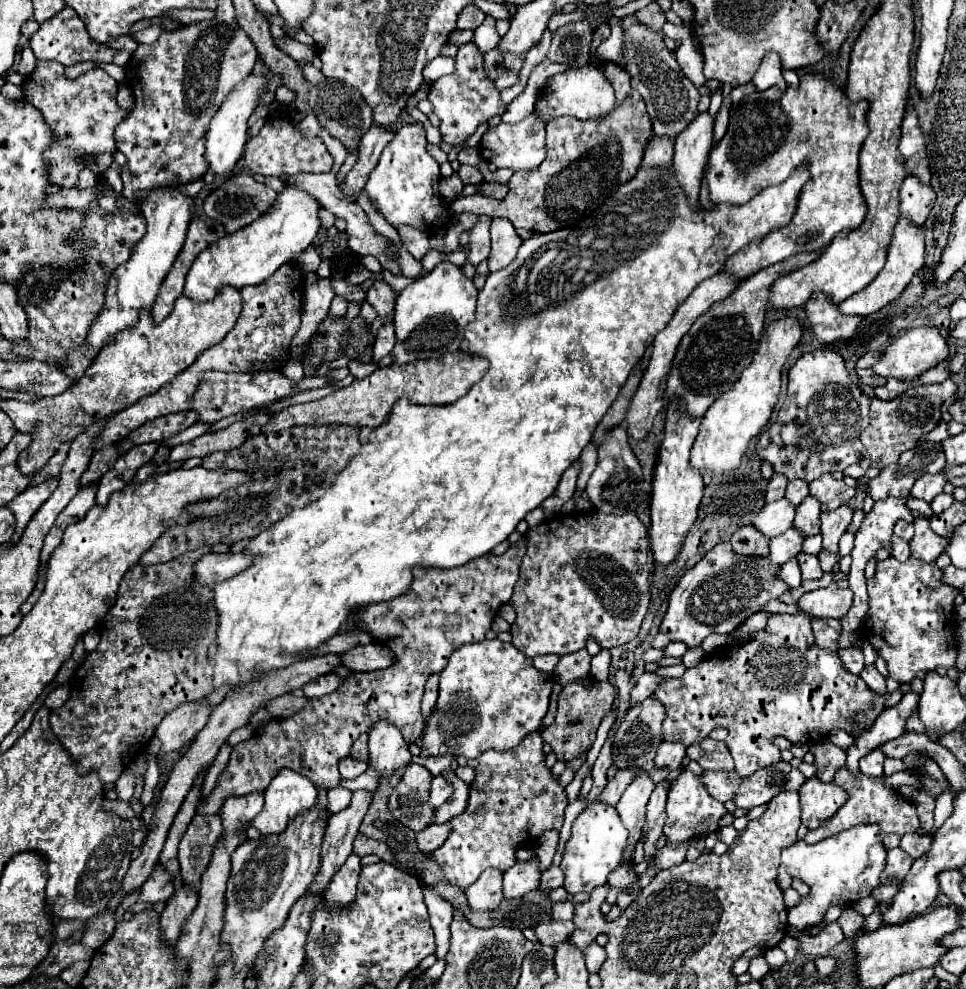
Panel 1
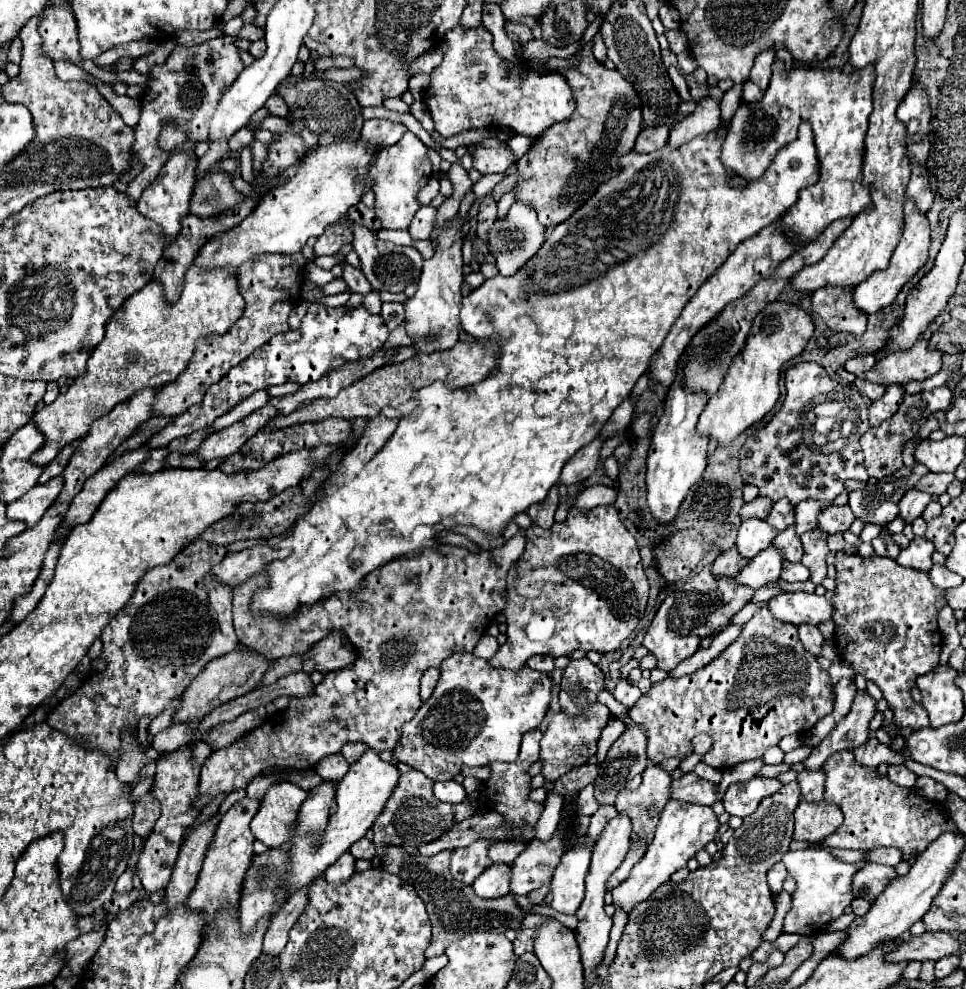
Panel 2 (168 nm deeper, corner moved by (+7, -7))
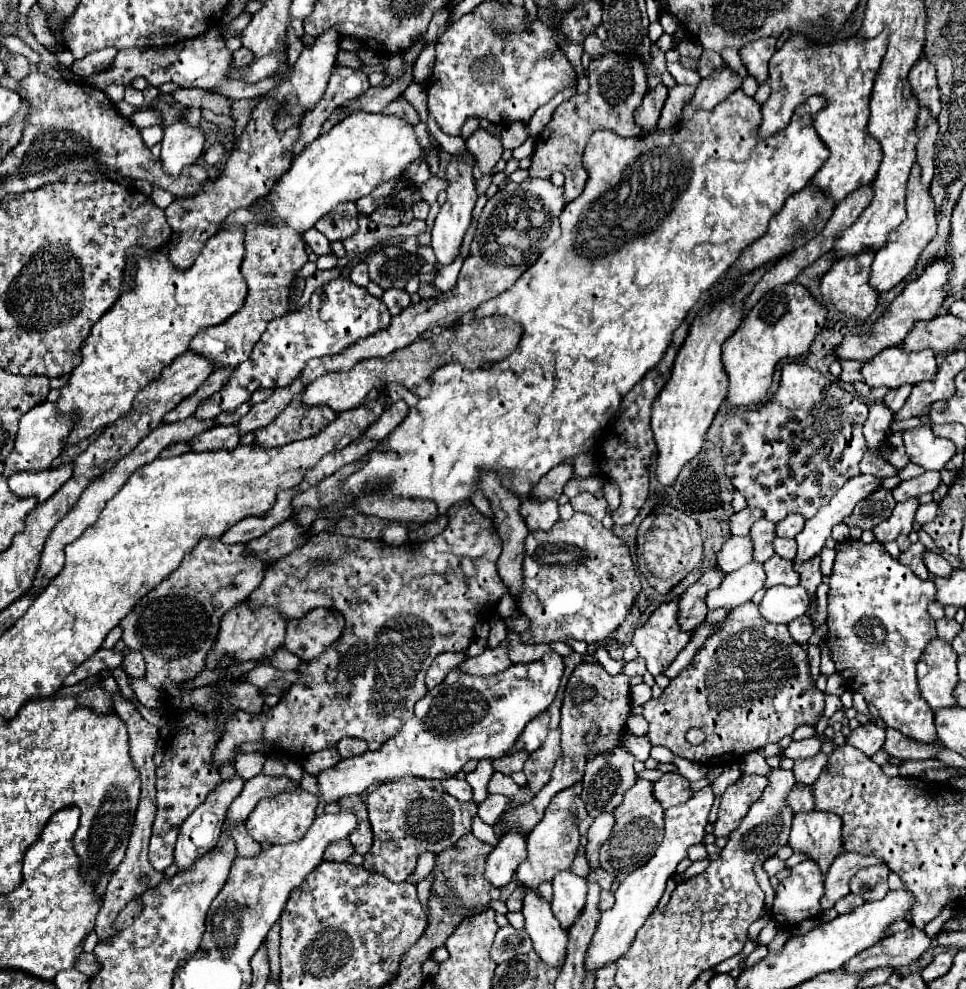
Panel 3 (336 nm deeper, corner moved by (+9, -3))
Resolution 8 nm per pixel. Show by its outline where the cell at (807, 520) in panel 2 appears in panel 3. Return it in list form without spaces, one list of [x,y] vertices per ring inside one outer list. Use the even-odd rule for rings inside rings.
[[[789,514],[785,520],[777,522],[777,536],[795,538],[803,530],[803,524],[805,524],[805,518],[801,518],[801,514]]]

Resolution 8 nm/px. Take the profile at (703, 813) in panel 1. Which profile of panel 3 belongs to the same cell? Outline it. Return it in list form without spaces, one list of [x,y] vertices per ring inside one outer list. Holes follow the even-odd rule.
[[[711,786],[695,792],[691,796],[691,800],[683,802],[681,806],[673,806],[669,810],[665,810],[665,836],[663,842],[659,844],[657,852],[653,854],[653,858],[637,868],[635,872],[631,872],[615,890],[615,904],[611,910],[603,912],[597,932],[593,936],[593,942],[589,946],[587,958],[585,958],[585,968],[587,970],[597,970],[609,962],[615,962],[619,956],[623,956],[629,950],[631,940],[635,938],[637,930],[643,926],[645,918],[655,910],[659,898],[665,892],[665,882],[669,880],[669,876],[675,874],[677,864],[687,858],[687,850],[693,844],[701,844],[705,838],[705,826],[707,826],[707,818],[709,818],[709,810],[713,806],[713,792]]]

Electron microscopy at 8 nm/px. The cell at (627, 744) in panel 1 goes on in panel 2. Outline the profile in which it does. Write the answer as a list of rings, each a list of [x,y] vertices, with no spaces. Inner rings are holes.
[[[635,726],[633,730],[625,730],[613,742],[613,746],[607,752],[605,762],[599,764],[599,776],[595,780],[595,798],[597,798],[599,804],[613,804],[619,790],[623,790],[635,774],[641,774],[647,768],[649,760],[647,760],[647,754],[645,754],[645,744],[647,744],[647,736],[643,734],[641,726]]]

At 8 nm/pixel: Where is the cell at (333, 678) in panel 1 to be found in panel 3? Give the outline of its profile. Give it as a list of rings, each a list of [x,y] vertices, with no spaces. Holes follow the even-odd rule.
[[[281,648],[281,650],[271,658],[271,666],[277,668],[277,670],[281,670],[281,672],[293,672],[293,670],[299,668],[299,664],[301,664],[301,660],[299,660],[295,654],[287,652],[285,648]]]

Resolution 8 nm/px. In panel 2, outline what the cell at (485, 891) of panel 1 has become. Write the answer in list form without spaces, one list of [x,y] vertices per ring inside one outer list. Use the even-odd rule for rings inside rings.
[[[495,862],[473,882],[473,890],[479,898],[499,898],[509,892],[509,880],[511,866]]]

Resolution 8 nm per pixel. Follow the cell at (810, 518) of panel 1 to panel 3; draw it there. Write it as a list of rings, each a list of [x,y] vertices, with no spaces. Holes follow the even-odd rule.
[[[775,538],[773,548],[775,548],[775,554],[779,554],[785,560],[795,560],[797,556],[797,542],[791,538]]]

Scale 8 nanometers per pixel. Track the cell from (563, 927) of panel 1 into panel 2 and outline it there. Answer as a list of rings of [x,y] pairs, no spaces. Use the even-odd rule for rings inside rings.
[[[519,930],[517,938],[513,940],[513,952],[517,956],[525,952],[533,952],[533,930]]]

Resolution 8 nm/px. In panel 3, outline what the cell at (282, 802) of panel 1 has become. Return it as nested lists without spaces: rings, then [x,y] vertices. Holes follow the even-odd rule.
[[[293,788],[285,790],[269,800],[261,800],[255,810],[249,814],[245,820],[245,828],[249,836],[257,842],[269,842],[269,844],[289,844],[305,836],[307,828],[311,826],[315,818],[315,808],[317,808],[317,796],[305,792],[303,788]]]

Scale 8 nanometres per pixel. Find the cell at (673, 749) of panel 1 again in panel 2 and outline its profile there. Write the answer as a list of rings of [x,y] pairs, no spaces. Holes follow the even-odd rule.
[[[647,766],[643,772],[643,782],[637,790],[621,790],[615,808],[619,814],[631,818],[631,842],[645,840],[645,846],[651,844],[661,812],[669,800],[671,776],[659,766]]]

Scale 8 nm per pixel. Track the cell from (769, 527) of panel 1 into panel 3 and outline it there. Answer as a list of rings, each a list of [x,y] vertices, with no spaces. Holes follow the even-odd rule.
[[[749,534],[747,536],[731,536],[723,544],[721,552],[717,554],[717,566],[727,574],[745,566],[751,560],[753,560],[753,540]]]

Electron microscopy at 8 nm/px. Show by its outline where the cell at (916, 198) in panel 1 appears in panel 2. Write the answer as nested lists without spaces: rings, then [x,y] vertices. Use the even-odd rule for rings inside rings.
[[[911,160],[913,164],[913,174],[907,186],[907,198],[913,198],[915,204],[919,206],[919,210],[925,214],[931,204],[933,204],[933,192],[929,188],[929,174],[927,174],[927,166],[919,164],[917,160]]]

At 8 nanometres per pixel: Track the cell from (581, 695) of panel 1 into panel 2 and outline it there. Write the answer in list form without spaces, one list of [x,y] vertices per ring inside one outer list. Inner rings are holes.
[[[595,702],[593,706],[583,710],[583,714],[577,718],[563,714],[563,712],[555,714],[547,732],[541,738],[541,758],[539,760],[543,762],[541,774],[545,776],[545,780],[555,782],[565,772],[587,764],[587,760],[591,756],[595,756],[595,752],[597,752],[597,740],[601,736],[601,730],[607,726],[607,720],[609,720],[609,710],[607,710],[607,706],[603,706],[599,702]]]

